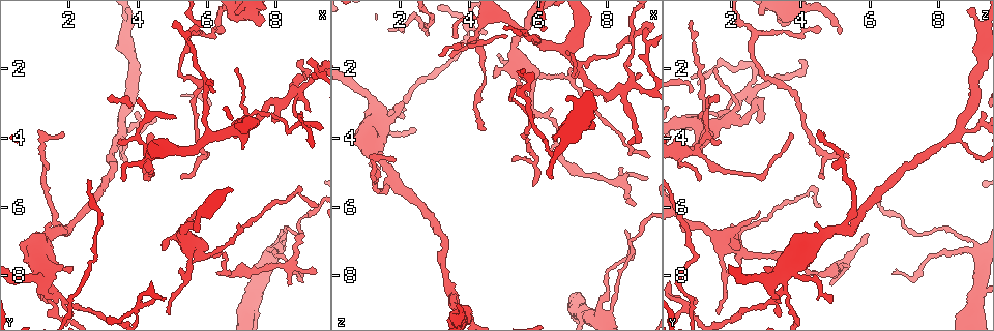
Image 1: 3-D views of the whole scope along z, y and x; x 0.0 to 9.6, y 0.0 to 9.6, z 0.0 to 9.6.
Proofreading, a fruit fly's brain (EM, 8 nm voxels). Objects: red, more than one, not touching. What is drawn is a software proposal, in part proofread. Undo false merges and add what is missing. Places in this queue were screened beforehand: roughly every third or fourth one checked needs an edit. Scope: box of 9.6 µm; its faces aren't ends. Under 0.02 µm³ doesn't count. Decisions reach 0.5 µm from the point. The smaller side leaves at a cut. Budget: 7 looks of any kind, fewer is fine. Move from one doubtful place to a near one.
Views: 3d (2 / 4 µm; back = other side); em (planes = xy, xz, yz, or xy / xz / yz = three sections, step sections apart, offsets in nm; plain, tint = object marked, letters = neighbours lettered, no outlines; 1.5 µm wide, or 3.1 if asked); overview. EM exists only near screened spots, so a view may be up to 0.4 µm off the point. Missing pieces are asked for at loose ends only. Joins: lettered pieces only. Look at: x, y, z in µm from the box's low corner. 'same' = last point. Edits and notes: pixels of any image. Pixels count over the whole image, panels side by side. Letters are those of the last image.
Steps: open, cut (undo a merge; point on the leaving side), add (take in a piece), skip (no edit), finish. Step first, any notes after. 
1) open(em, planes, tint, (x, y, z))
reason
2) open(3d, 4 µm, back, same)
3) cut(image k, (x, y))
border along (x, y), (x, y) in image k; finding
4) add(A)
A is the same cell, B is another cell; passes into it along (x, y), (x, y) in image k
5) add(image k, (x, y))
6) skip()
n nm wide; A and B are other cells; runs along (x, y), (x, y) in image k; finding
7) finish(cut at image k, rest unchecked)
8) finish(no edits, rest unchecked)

open(em, planes, plain, (5.20, 5.15, 4.70))

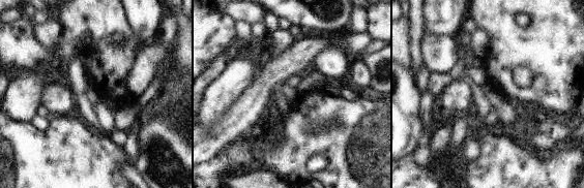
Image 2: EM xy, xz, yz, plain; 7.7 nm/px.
open(em, planes, tint, same)

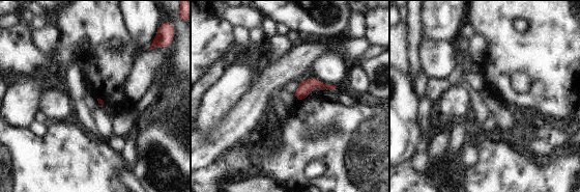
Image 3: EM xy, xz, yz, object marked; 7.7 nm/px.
open(em, planes, letters, same)

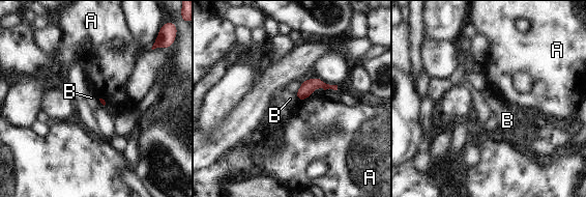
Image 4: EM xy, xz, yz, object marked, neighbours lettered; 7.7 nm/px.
skip()
A and B are other cells; border along (295, 94), (298, 101) in image 4; none of them fits

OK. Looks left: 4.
open(3d, 4 µm, (7.05, 4.25, 0.85))
branch stops here

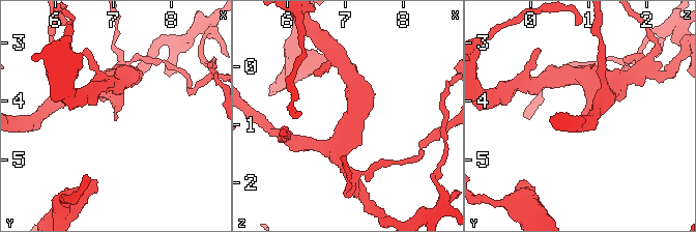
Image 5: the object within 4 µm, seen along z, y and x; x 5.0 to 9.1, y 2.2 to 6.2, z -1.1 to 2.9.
open(em, planes, tint, (7.05, 4.25, 0.80))

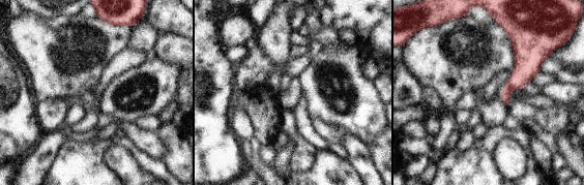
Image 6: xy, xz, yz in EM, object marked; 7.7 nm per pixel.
open(em, planes, letters, same)

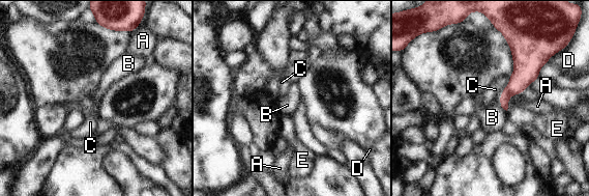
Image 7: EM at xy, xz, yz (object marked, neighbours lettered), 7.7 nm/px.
skip()
A, B, C, D and E are other cells; border along (509, 77), (508, 84), (499, 95) in image 7; none of them fits

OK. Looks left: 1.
finish(no edits, rest unchecked)

